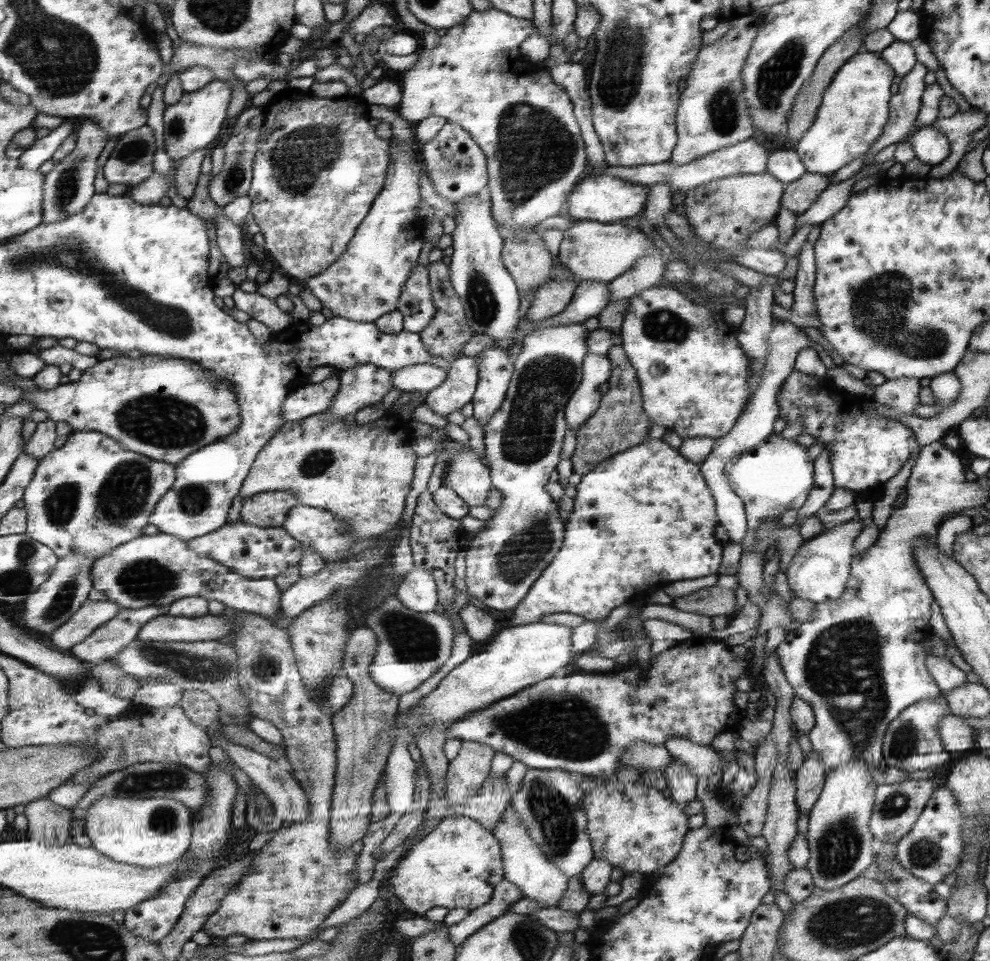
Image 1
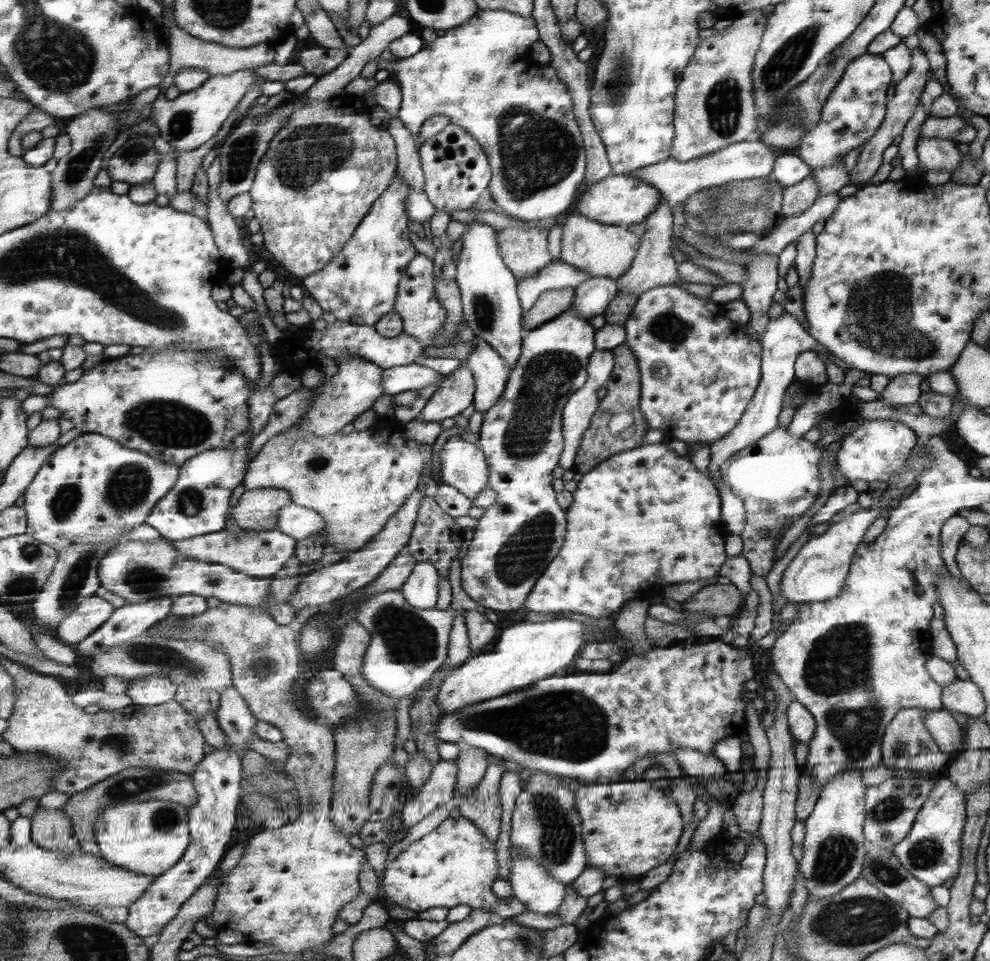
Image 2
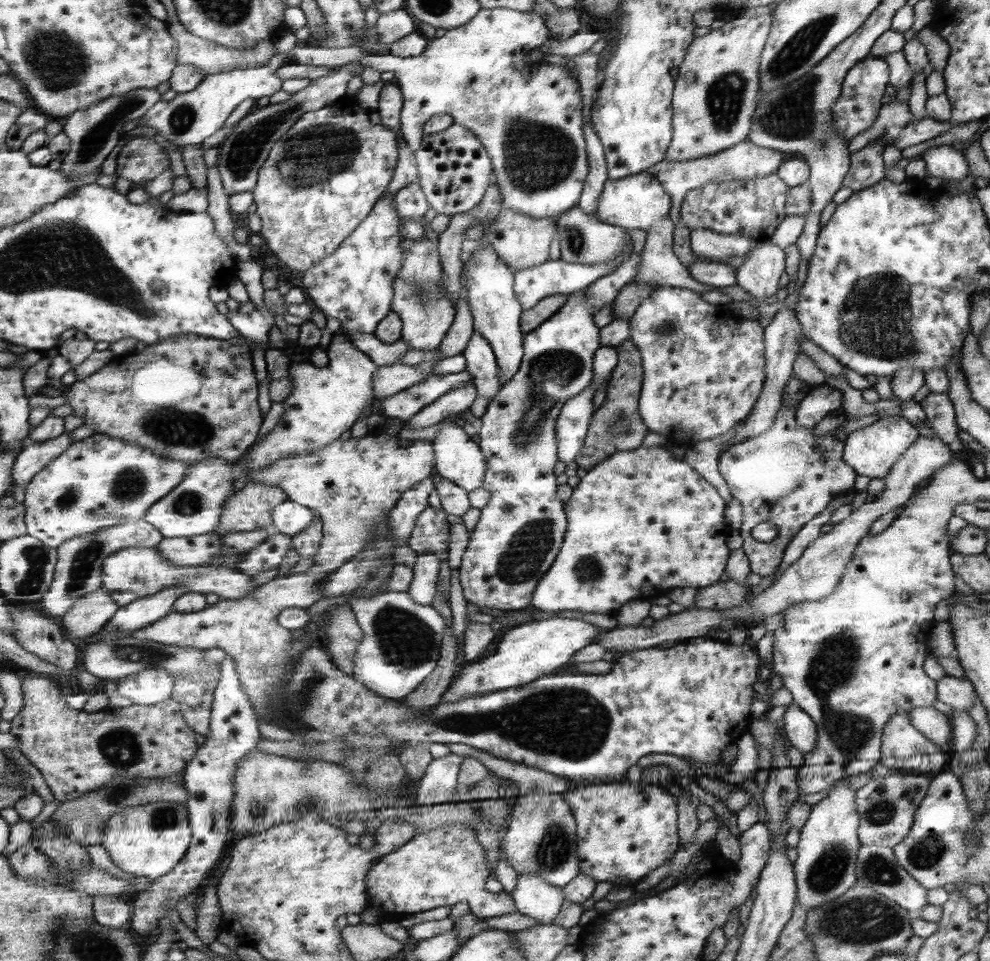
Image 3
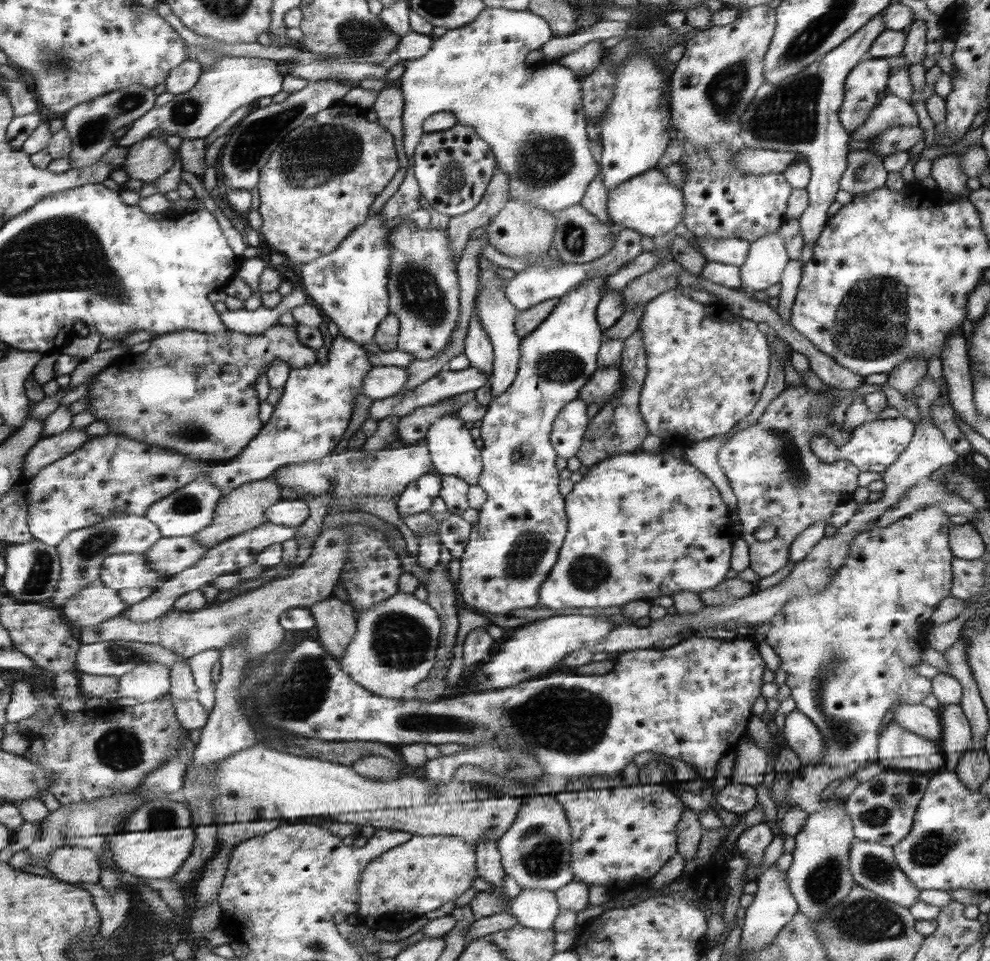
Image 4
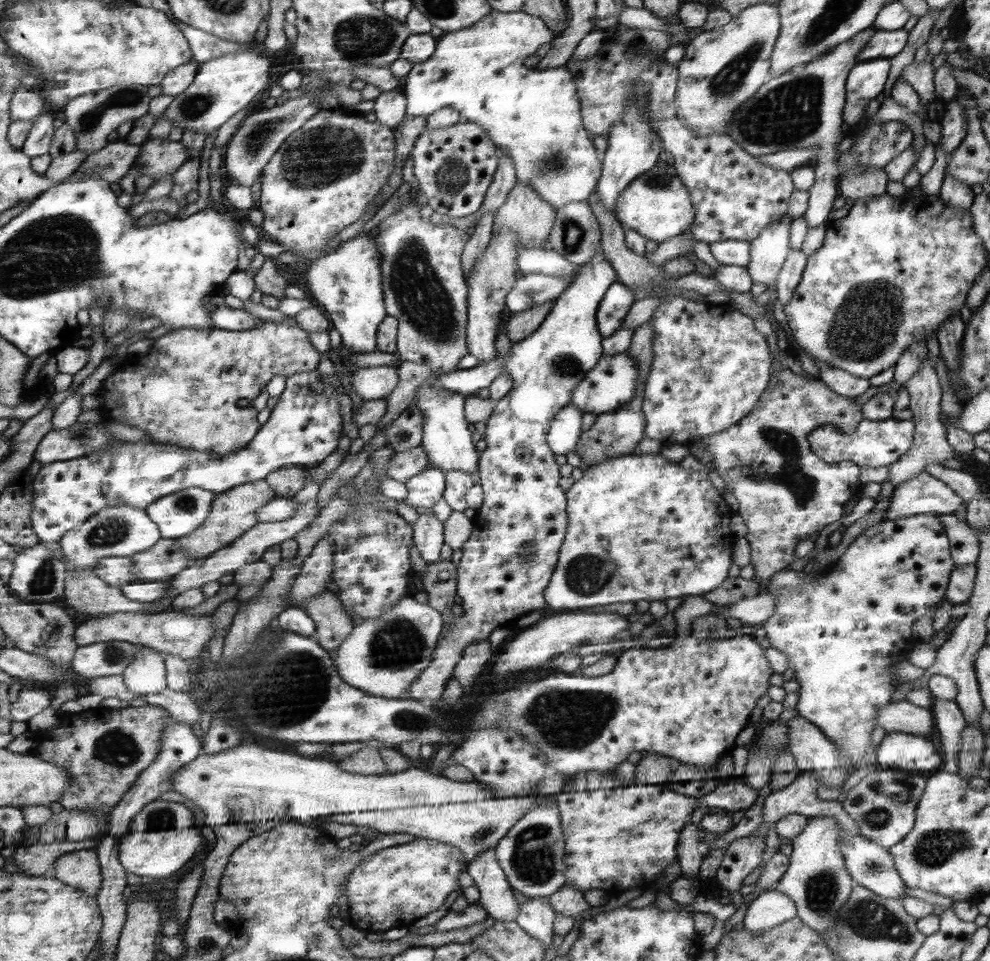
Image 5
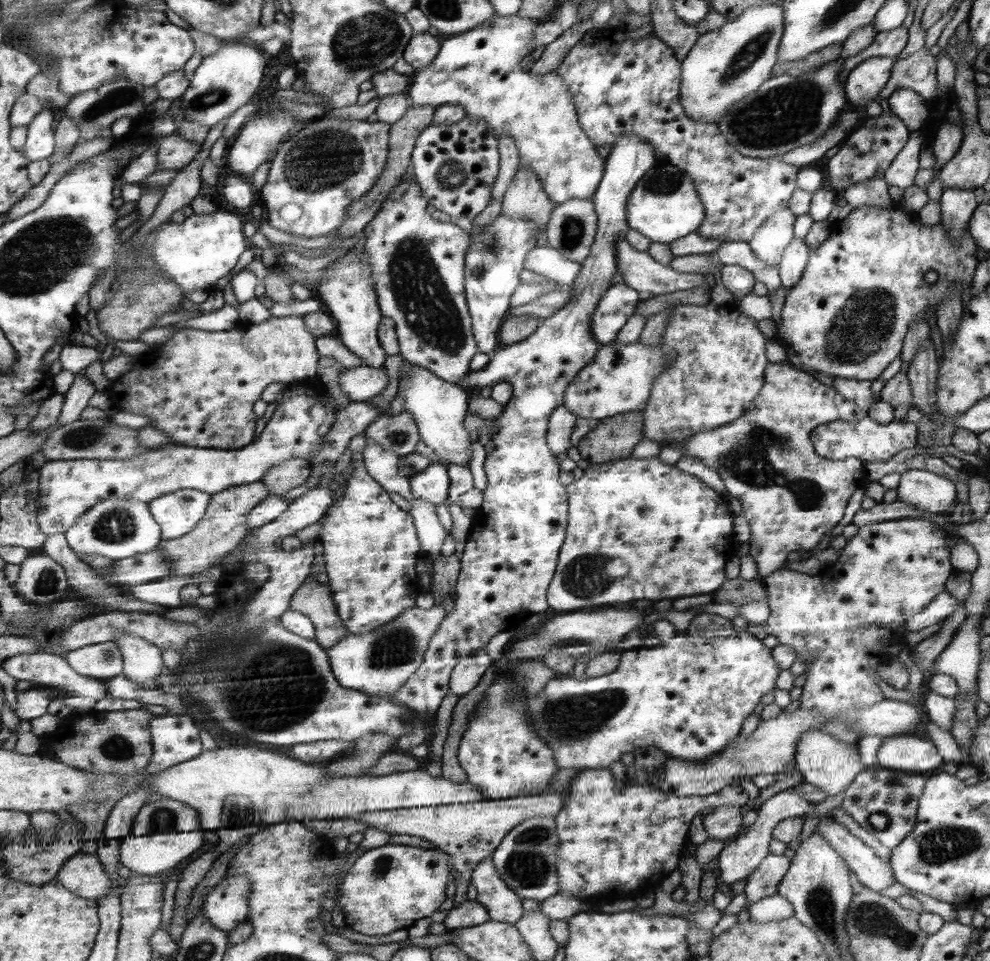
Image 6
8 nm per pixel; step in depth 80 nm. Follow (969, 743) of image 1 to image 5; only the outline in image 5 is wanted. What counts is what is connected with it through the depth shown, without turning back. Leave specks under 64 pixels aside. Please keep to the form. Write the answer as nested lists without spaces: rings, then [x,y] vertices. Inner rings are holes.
[[[902,700],[890,702],[875,715],[874,727],[882,728],[885,733],[901,732],[933,739],[934,718],[929,709],[919,708]]]

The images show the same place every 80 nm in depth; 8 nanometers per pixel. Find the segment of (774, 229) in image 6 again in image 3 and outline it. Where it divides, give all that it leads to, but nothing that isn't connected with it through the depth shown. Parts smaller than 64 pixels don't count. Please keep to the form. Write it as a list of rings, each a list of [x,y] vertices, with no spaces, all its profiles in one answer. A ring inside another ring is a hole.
[[[769,240],[752,242],[749,257],[735,269],[736,284],[751,298],[763,302],[777,292],[777,281],[784,270],[783,251]]]

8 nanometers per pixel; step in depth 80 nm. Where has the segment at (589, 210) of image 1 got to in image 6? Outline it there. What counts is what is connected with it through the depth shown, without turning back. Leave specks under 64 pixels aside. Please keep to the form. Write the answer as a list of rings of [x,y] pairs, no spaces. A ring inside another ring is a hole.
[[[658,162],[646,174],[643,174],[632,190],[630,197],[627,198],[626,212],[627,229],[635,230],[650,242],[667,245],[698,230],[703,219],[703,204],[699,203],[699,194],[695,191],[695,184],[691,183],[691,179],[683,171],[666,162]]]

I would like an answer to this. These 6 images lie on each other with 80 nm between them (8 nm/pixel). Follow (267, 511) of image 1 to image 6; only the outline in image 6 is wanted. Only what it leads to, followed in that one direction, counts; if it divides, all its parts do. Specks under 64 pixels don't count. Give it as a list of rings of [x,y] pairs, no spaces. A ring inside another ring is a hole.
[[[262,481],[235,485],[233,488],[210,495],[206,514],[193,530],[180,538],[163,539],[160,543],[159,547],[164,550],[172,562],[172,575],[185,576],[185,574],[200,572],[201,569],[205,570],[214,560],[220,559],[239,546],[239,542],[249,534],[250,530],[246,515],[250,514],[250,510],[254,509],[268,495],[269,490]]]

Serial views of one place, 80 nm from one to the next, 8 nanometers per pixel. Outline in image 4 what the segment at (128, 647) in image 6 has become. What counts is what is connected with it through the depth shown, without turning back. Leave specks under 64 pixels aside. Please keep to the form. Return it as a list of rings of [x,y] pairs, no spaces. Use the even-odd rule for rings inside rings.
[[[146,663],[119,679],[117,697],[135,698],[145,703],[163,699],[170,691],[170,668],[159,663]]]

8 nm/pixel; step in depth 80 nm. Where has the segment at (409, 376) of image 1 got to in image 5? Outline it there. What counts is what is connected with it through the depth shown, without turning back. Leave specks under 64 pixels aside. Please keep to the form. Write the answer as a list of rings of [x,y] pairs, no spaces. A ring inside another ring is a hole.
[[[390,366],[359,368],[351,377],[353,390],[363,401],[385,399],[399,382],[398,369]]]

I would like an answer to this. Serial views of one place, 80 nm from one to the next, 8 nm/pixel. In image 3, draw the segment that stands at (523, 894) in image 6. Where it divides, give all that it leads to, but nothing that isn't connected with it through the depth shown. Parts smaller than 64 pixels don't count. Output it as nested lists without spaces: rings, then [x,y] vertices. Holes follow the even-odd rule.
[[[533,788],[530,794],[517,796],[510,806],[507,820],[508,827],[501,834],[500,844],[509,866],[516,873],[531,873],[562,888],[581,872],[577,855],[577,823],[561,790],[545,794],[540,789]]]

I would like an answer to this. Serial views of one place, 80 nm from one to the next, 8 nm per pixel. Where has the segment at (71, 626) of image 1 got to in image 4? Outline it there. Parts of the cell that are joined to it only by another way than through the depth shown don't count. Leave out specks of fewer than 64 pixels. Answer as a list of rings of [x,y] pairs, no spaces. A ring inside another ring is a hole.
[[[96,580],[78,592],[62,613],[79,635],[92,626],[120,616],[127,607],[118,590],[108,587],[102,580]]]

